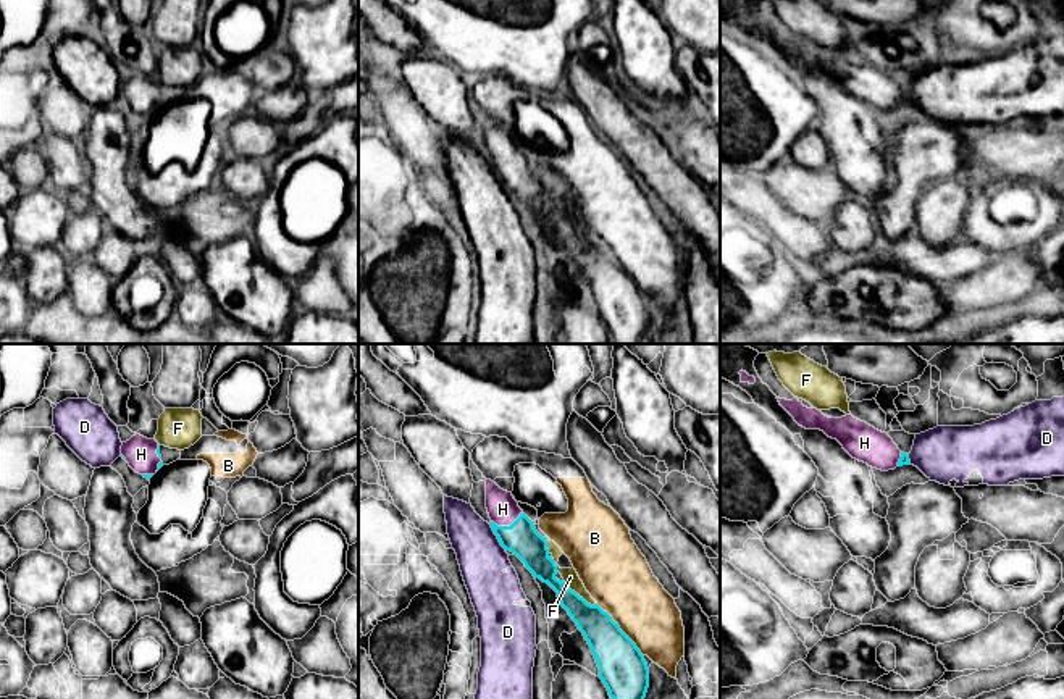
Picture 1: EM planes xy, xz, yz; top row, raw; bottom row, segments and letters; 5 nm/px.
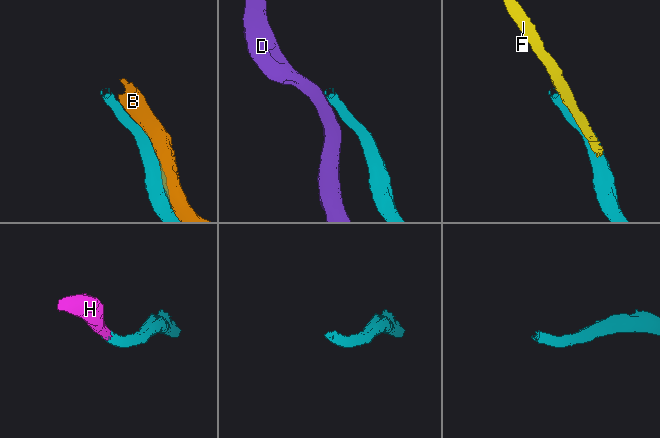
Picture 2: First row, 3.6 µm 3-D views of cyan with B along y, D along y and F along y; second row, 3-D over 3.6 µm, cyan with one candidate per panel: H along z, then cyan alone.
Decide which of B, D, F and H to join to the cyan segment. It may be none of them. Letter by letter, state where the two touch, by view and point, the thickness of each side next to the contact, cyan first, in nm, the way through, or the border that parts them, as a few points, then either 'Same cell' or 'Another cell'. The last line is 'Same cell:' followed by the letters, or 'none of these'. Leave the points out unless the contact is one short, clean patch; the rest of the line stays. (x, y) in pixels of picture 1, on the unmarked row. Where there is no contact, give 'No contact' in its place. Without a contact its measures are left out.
B: Touches cyan at xz (620, 268). Thickness 240 nm (cyan) against 320 nm. Another cell
D: Touches cyan at xz (498, 176). Thickness 160 nm (cyan) against 240 nm. Boundary: xz (490, 163), (506, 188). Another cell
F: Touches cyan at xz (578, 234). Thickness 180 nm (cyan) against 80 nm. Another cell
H: Touches cyan at xz (506, 165). Thickness 160 nm (cyan) against 150 nm. Path across: xz (520, 176), (506, 165), (502, 147). Same cell
Same cell: H

